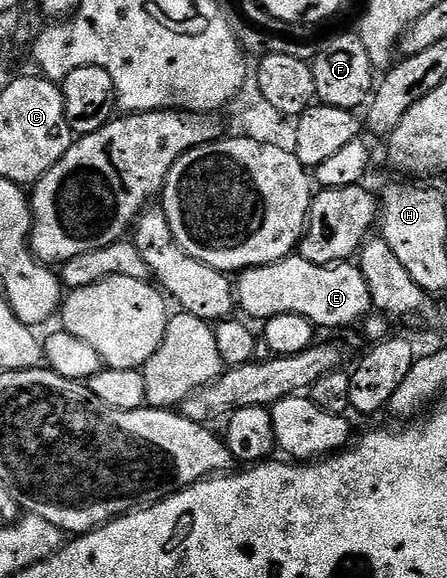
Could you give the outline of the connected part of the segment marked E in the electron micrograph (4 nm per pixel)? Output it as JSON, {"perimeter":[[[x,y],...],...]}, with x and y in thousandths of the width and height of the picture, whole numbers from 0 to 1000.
{"perimeter":[[[667,438],[647,439],[602,458],[532,471],[521,502],[532,536],[544,536],[555,554],[595,555],[655,542],[682,548],[714,569],[801,561],[834,531],[826,493],[792,453],[770,452],[720,462],[700,452],[682,452],[682,445]]]}

